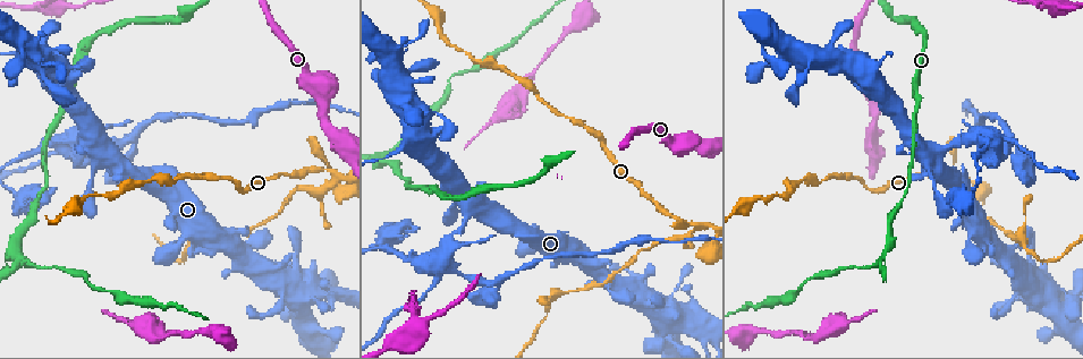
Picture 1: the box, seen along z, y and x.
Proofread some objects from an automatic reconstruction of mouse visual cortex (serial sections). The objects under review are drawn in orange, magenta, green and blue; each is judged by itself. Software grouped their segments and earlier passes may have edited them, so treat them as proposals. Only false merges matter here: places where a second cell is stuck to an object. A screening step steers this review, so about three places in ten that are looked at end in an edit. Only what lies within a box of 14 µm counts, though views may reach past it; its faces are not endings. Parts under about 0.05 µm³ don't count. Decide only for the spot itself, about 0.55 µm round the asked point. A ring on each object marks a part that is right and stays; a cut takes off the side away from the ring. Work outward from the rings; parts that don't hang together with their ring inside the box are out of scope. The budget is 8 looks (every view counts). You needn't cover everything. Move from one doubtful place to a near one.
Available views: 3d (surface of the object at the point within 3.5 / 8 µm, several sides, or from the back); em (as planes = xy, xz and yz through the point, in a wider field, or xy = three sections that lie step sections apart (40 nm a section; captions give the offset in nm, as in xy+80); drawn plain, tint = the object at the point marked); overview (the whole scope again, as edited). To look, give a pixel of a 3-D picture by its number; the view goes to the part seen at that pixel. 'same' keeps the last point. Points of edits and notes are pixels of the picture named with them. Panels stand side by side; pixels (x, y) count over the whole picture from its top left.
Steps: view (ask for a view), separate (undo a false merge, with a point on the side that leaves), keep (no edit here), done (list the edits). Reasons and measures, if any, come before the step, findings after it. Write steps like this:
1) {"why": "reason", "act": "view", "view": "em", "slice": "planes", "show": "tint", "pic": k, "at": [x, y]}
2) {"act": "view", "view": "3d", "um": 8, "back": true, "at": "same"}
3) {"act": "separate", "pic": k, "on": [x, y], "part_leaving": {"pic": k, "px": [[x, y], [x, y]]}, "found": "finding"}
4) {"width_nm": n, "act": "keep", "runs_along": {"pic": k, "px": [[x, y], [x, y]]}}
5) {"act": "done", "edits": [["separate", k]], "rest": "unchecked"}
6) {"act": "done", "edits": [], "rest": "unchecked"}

{"why": "sudden change in width", "act": "view", "view": "3d", "um": 3.5, "pic": 1, "at": [690, 145]}

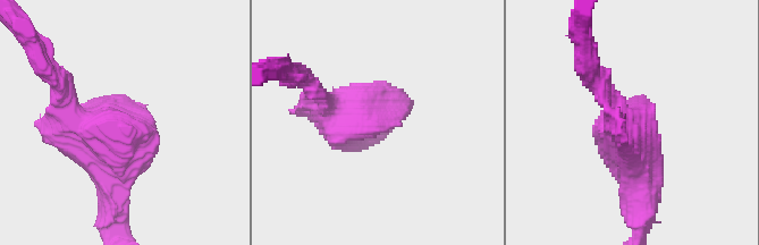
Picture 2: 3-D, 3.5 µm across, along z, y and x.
{"why": "shape alone is not enough", "act": "view", "view": "em", "slice": "xy", "step": 5, "show": "tint", "pic": 2, "at": [123, 118]}

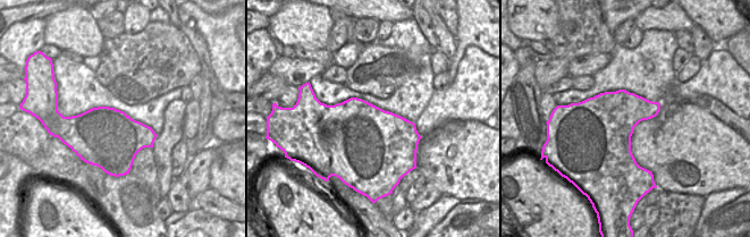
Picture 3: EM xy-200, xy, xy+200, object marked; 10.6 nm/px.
{"act": "keep", "found": "all the same cell"}

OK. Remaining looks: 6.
{"why": "a narrow waist", "act": "view", "view": "3d", "um": 3.5, "back": true, "pic": 1, "at": [699, 223]}

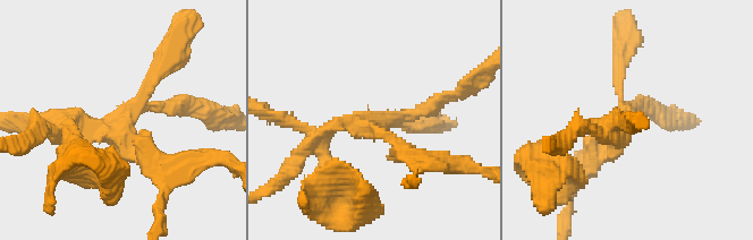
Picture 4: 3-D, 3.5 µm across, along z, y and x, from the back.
{"arms": 4, "arm_widths_nm": [100, 200, 200, 250], "why": "now the EM", "act": "view", "view": "em", "slice": "planes", "show": "tint", "pic": 4, "at": [118, 123]}

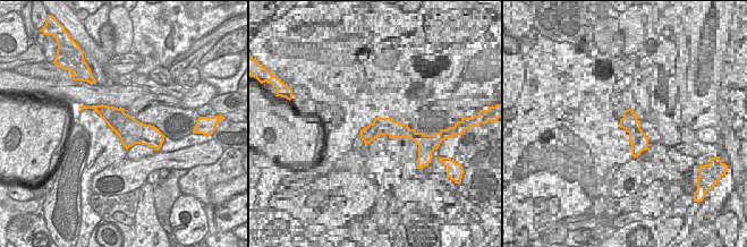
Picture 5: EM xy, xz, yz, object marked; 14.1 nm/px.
{"why": "another direction", "act": "view", "view": "em", "slice": "xy", "step": 3, "show": "tint", "at": "same"}

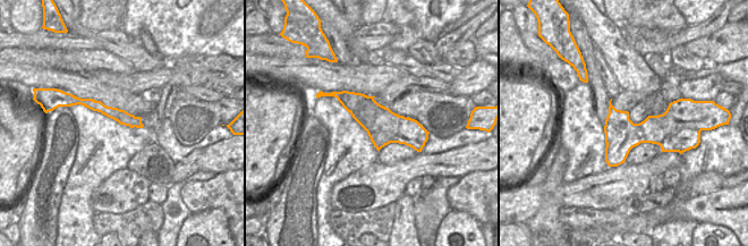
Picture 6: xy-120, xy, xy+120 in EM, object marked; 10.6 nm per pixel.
{"act": "separate", "pic": 4, "on": [582, 166], "part_leaving": {"pic": 4, "px": [[118, 127], [132, 155], [202, 162]]}, "found": "a second cell is stuck on"}

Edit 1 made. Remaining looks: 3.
{"why": "sudden change in width", "act": "view", "view": "3d", "um": 3.5, "pic": 1, "at": [313, 293]}

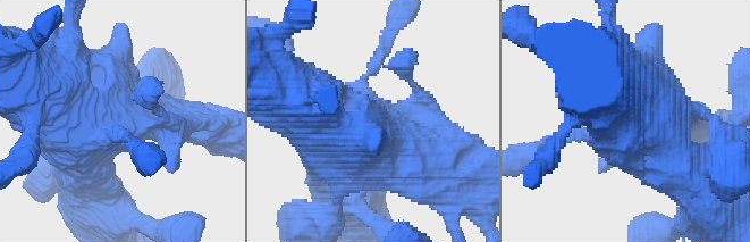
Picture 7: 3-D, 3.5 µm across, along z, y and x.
{"why": "shape alone is not enough", "act": "view", "view": "em", "slice": "xy", "step": 1, "show": "tint", "pic": 7, "at": [116, 115]}

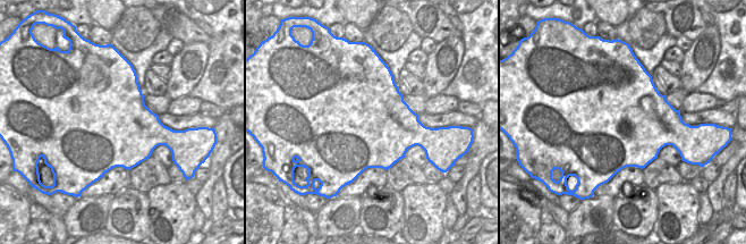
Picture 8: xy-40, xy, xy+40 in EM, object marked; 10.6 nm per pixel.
{"width_nm": 1150, "act": "keep", "runs_along": {"pic": 7, "px": [[608, 100], [643, 114], [696, 184]]}, "found": "continuous, no second cell"}

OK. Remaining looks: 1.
{"act": "done", "edits": [["separate", 4]], "rest": "unchecked"}

